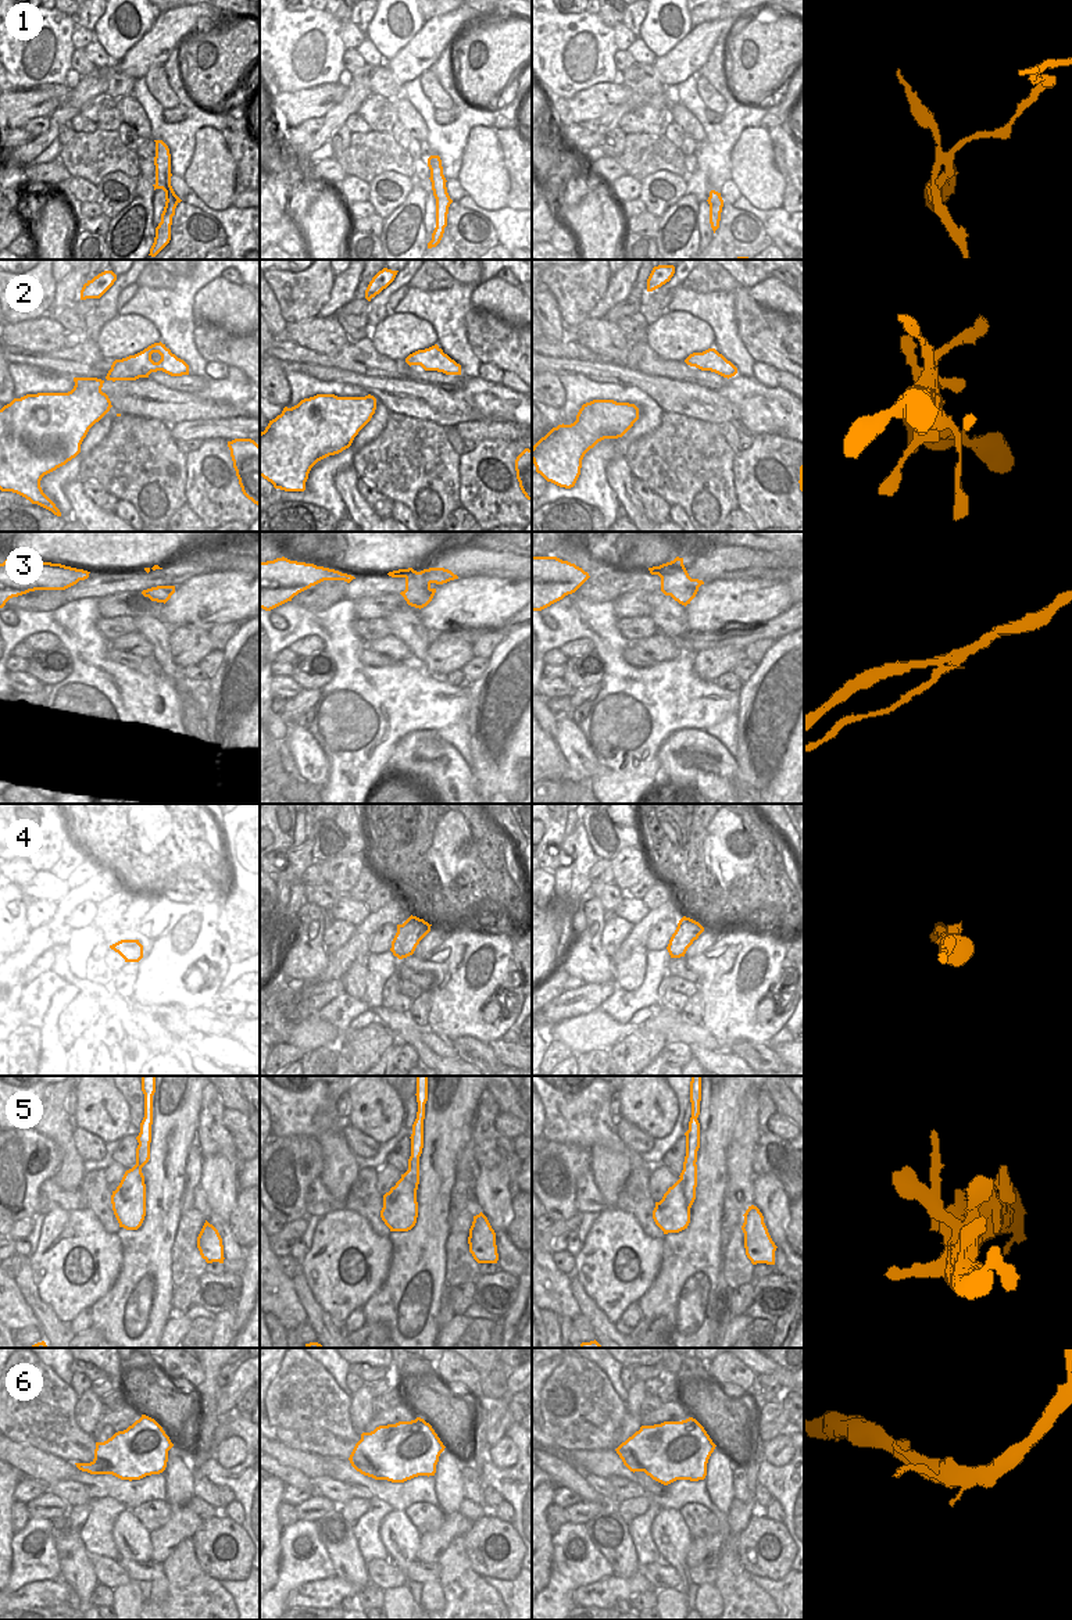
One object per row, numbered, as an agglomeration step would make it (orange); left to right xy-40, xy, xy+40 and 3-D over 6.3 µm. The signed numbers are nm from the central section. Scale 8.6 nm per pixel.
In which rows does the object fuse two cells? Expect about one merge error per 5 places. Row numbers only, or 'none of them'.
1, 3

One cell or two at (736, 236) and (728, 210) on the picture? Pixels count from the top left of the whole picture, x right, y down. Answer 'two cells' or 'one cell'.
one cell

